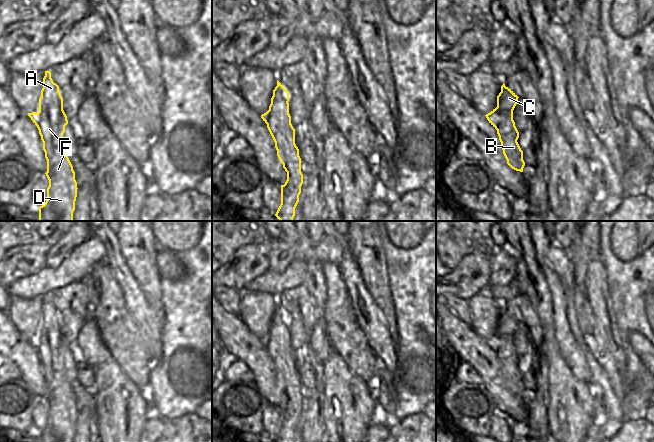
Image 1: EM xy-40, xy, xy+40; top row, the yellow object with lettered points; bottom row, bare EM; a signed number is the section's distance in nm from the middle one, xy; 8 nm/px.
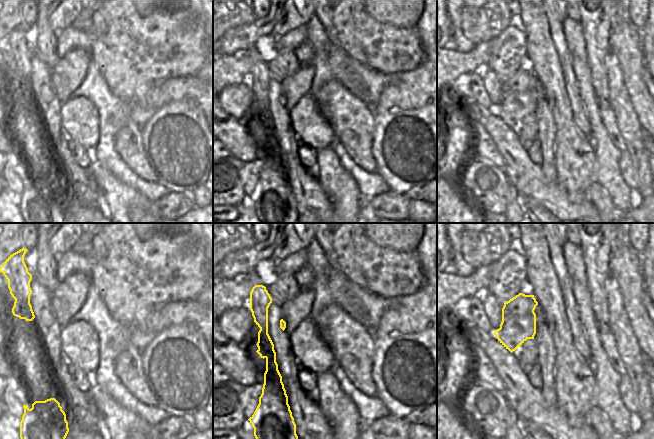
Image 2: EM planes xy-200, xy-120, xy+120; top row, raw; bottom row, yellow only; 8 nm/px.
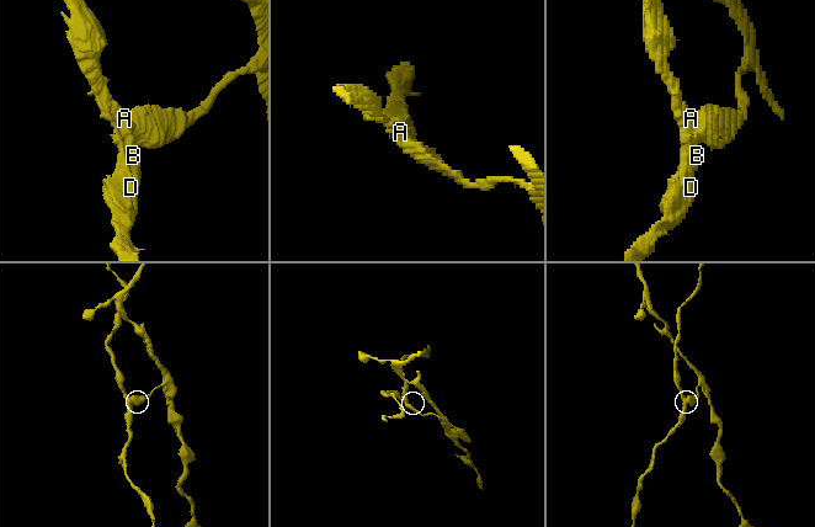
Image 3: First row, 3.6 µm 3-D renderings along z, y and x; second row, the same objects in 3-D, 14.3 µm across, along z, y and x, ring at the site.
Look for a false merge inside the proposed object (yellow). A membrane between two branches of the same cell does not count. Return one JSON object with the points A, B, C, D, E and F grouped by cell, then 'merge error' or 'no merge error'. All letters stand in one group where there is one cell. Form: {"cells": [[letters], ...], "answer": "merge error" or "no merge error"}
{"cells": [["A", "B", "D", "E", "F"], ["C"]], "answer": "merge error"}

